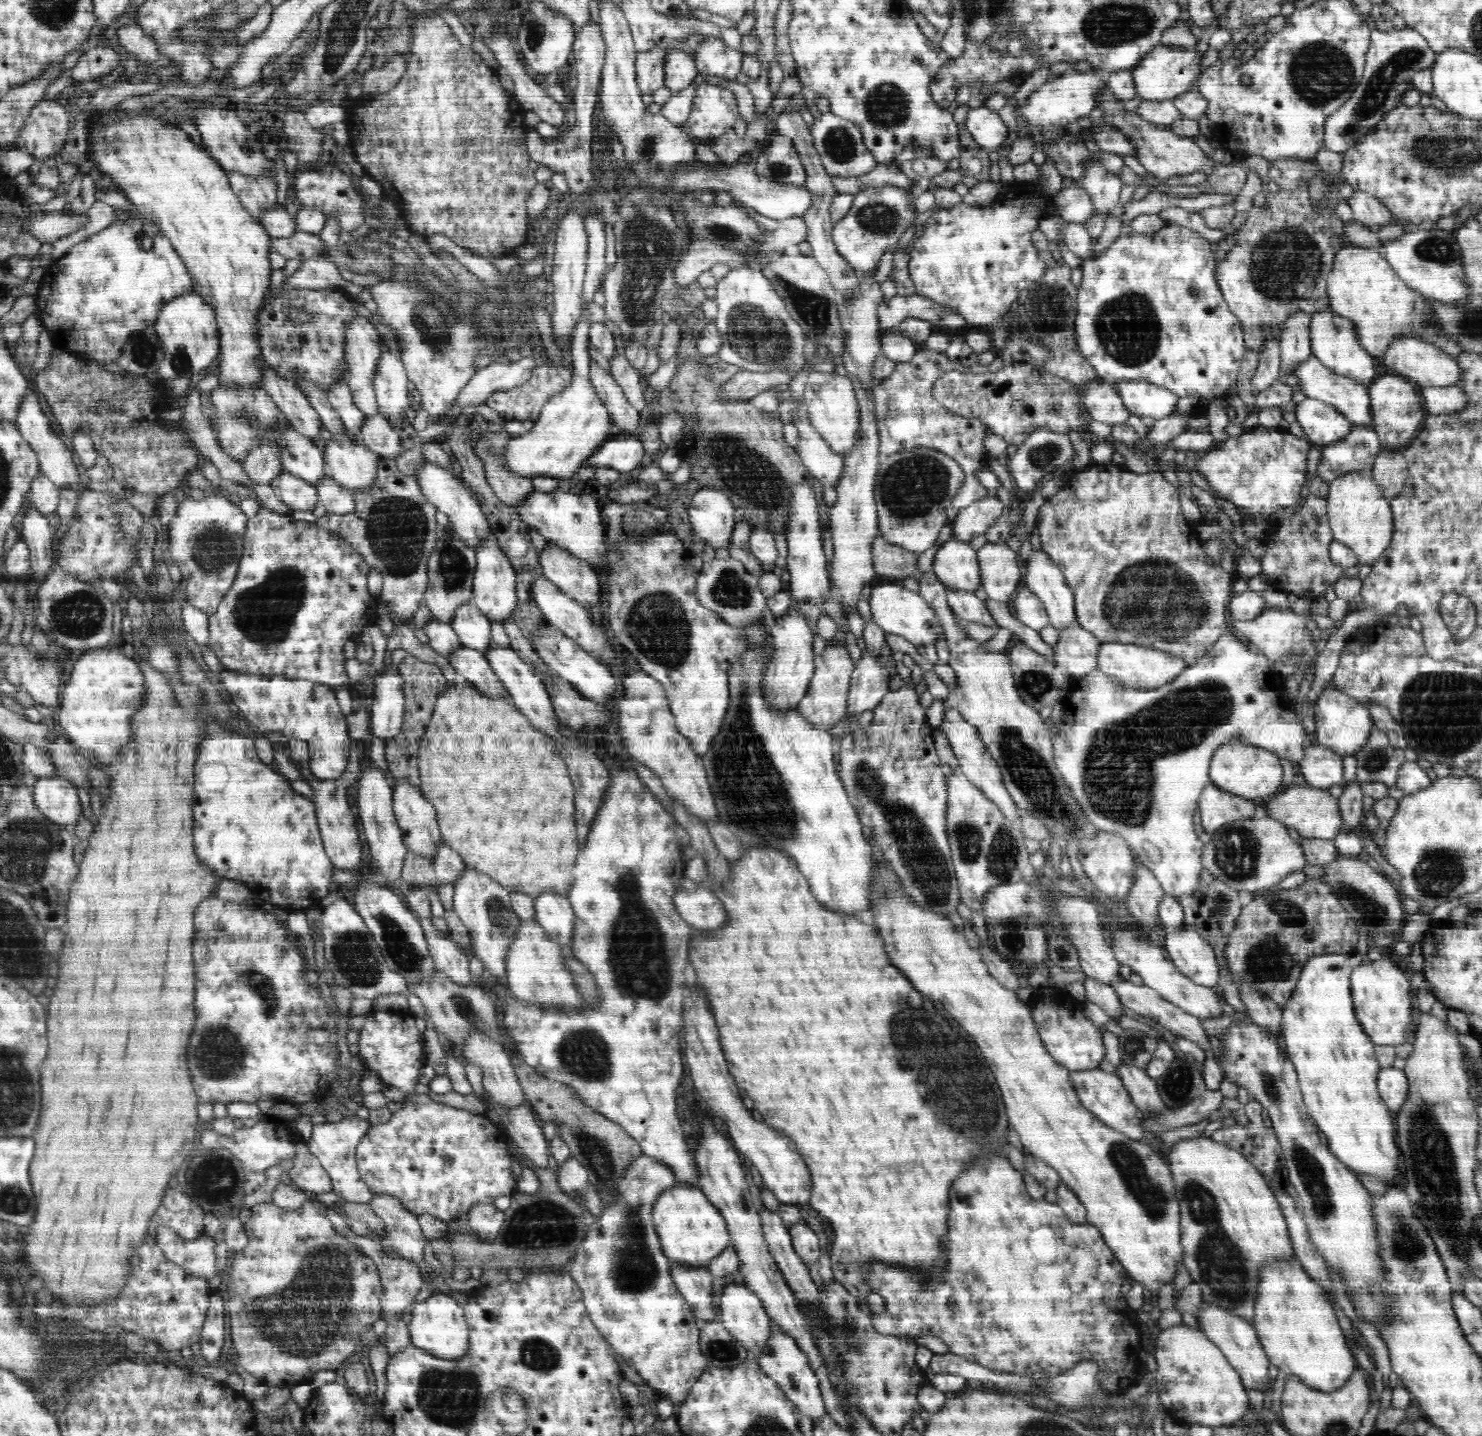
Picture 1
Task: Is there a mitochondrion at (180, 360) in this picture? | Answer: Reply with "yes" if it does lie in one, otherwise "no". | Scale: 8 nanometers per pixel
yes

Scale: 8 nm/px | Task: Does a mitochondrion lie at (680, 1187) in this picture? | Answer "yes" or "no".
no

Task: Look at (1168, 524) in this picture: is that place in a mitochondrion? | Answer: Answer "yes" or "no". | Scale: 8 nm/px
no

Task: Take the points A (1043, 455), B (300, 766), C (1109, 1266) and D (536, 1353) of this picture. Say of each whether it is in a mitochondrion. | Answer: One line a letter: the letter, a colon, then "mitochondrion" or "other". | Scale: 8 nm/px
A: mitochondrion
B: other
C: other
D: mitochondrion

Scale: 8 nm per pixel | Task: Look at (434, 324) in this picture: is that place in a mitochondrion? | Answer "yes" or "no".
yes

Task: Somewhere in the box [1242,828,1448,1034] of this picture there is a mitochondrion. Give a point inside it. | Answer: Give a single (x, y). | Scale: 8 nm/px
(1368, 908)

